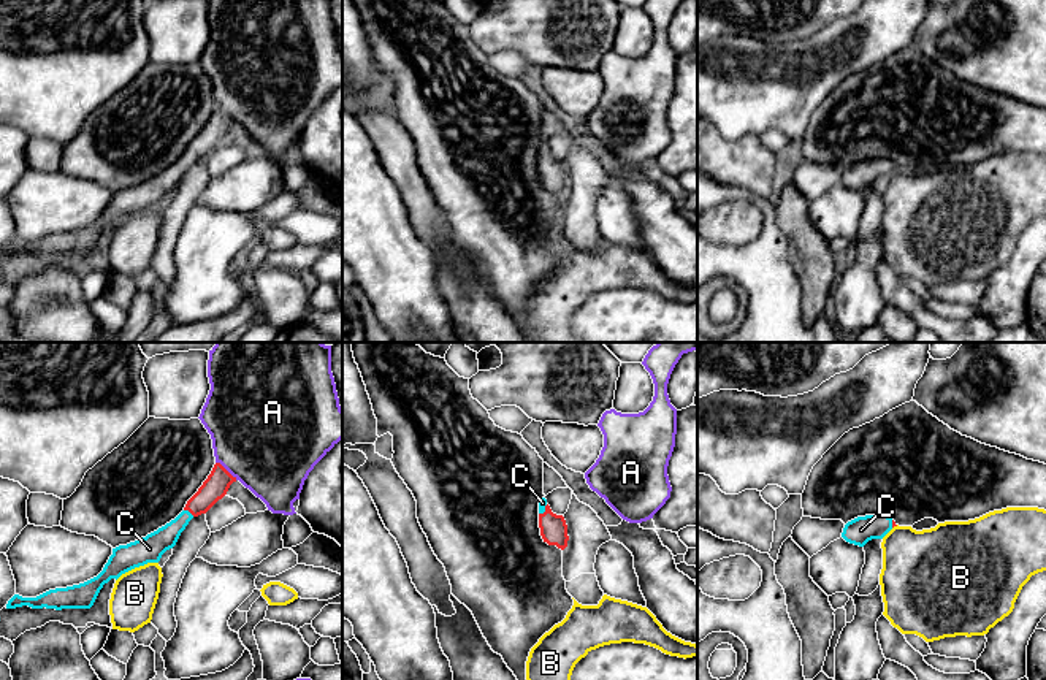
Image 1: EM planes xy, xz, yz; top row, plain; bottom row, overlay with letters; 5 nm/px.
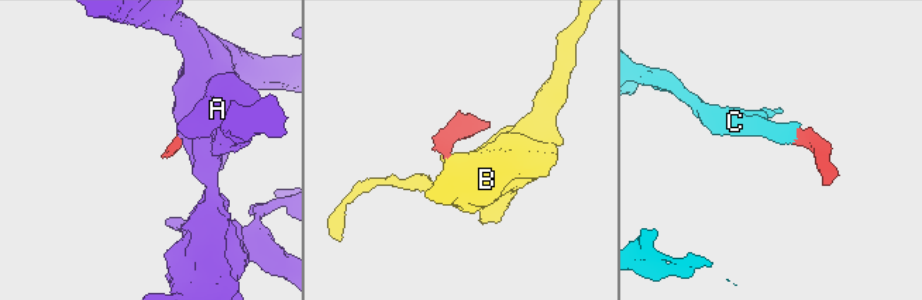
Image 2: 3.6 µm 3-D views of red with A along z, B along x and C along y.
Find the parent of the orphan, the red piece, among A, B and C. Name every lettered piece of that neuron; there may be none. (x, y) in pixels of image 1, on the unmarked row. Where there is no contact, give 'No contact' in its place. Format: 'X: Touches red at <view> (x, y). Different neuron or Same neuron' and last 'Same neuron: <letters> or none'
A: Touches red at xy (225, 114). Different neuron
B: Touches red at yz (894, 170). Different neuron
C: Touches red at xy (189, 156). Same neuron
Same neuron: C

